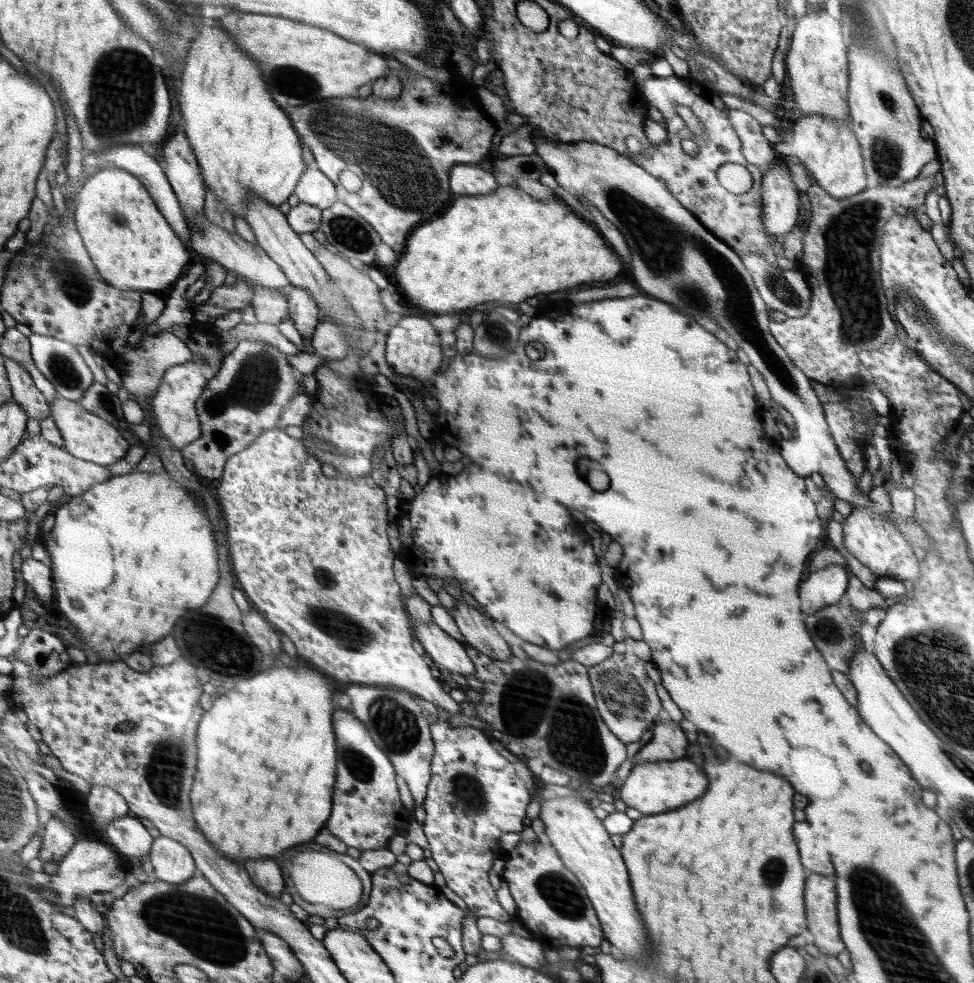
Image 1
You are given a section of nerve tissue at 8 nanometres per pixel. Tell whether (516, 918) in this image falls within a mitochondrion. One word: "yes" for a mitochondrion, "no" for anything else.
no

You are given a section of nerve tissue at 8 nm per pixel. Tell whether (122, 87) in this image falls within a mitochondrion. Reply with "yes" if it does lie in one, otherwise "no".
yes

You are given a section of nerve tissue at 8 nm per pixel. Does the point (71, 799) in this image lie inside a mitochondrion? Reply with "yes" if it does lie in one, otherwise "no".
no

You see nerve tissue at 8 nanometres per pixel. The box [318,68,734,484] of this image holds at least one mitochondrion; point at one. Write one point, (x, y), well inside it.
(346, 231)

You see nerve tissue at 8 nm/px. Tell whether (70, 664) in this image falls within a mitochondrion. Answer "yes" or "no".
no

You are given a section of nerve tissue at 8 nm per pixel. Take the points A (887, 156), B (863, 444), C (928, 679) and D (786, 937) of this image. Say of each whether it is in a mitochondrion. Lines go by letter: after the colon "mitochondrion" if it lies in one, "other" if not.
A: mitochondrion
B: other
C: mitochondrion
D: other

